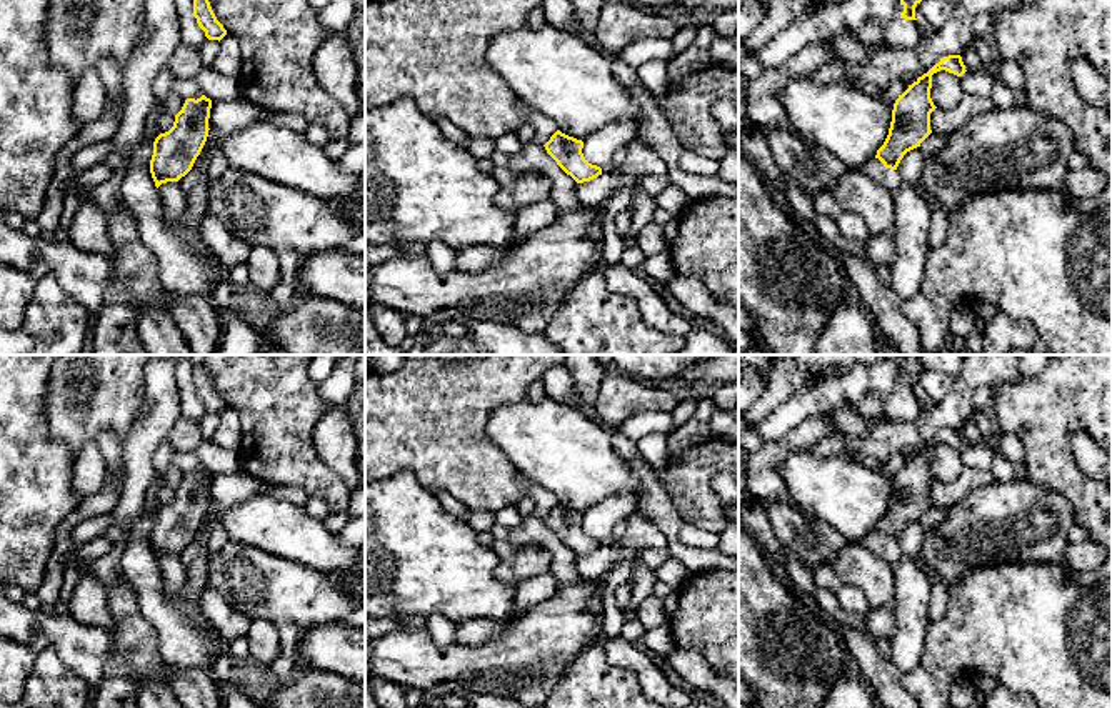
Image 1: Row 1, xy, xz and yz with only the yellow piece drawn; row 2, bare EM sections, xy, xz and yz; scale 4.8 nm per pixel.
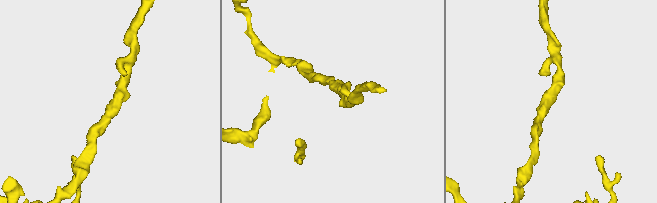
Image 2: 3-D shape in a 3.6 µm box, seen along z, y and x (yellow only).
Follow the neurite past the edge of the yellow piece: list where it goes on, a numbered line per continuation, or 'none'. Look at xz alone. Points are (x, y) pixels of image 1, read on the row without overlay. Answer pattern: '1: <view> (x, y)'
none

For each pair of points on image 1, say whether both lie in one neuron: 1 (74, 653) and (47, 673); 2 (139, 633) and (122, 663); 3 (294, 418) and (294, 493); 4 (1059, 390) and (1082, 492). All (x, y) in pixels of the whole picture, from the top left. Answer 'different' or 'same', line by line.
1: different
2: same
3: different
4: same

